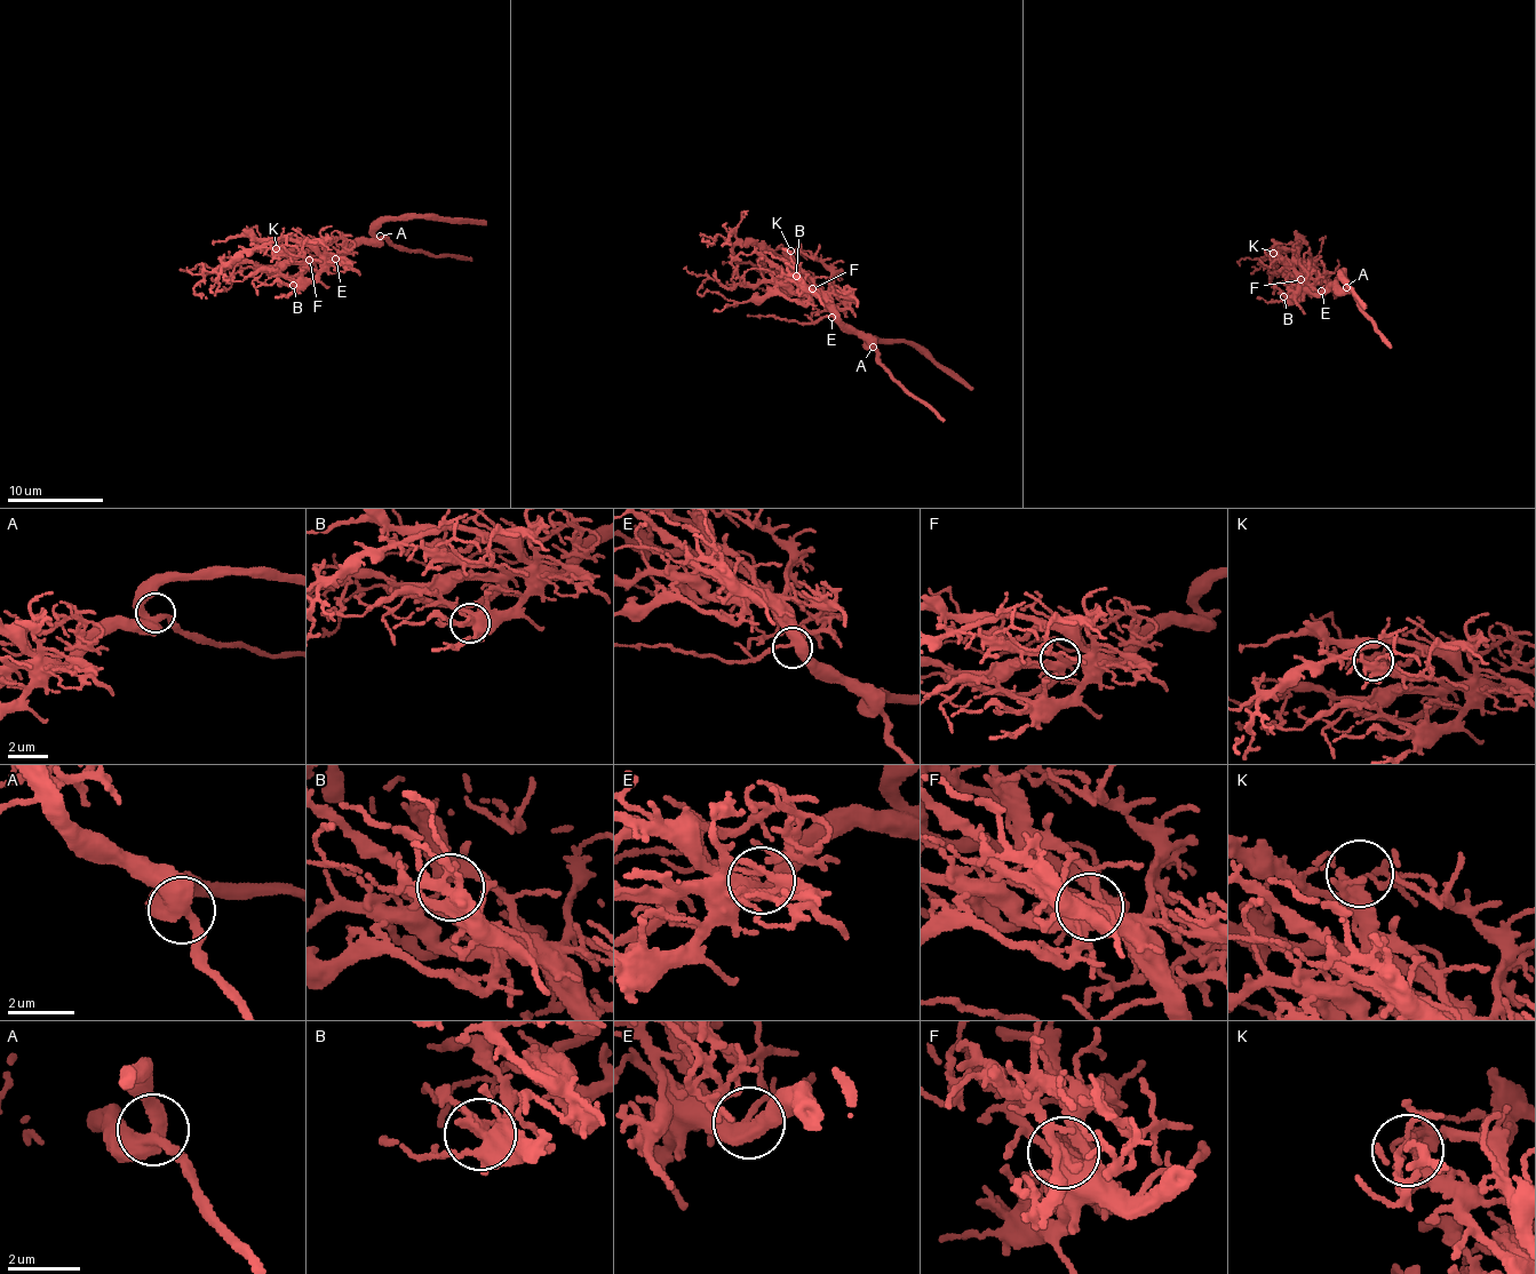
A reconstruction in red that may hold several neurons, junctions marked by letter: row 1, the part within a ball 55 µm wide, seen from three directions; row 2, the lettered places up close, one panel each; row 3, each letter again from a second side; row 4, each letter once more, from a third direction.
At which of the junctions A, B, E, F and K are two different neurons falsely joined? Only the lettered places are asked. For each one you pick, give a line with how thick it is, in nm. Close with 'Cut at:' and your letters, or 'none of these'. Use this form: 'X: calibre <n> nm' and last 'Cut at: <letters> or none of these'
Cut at: none of these

